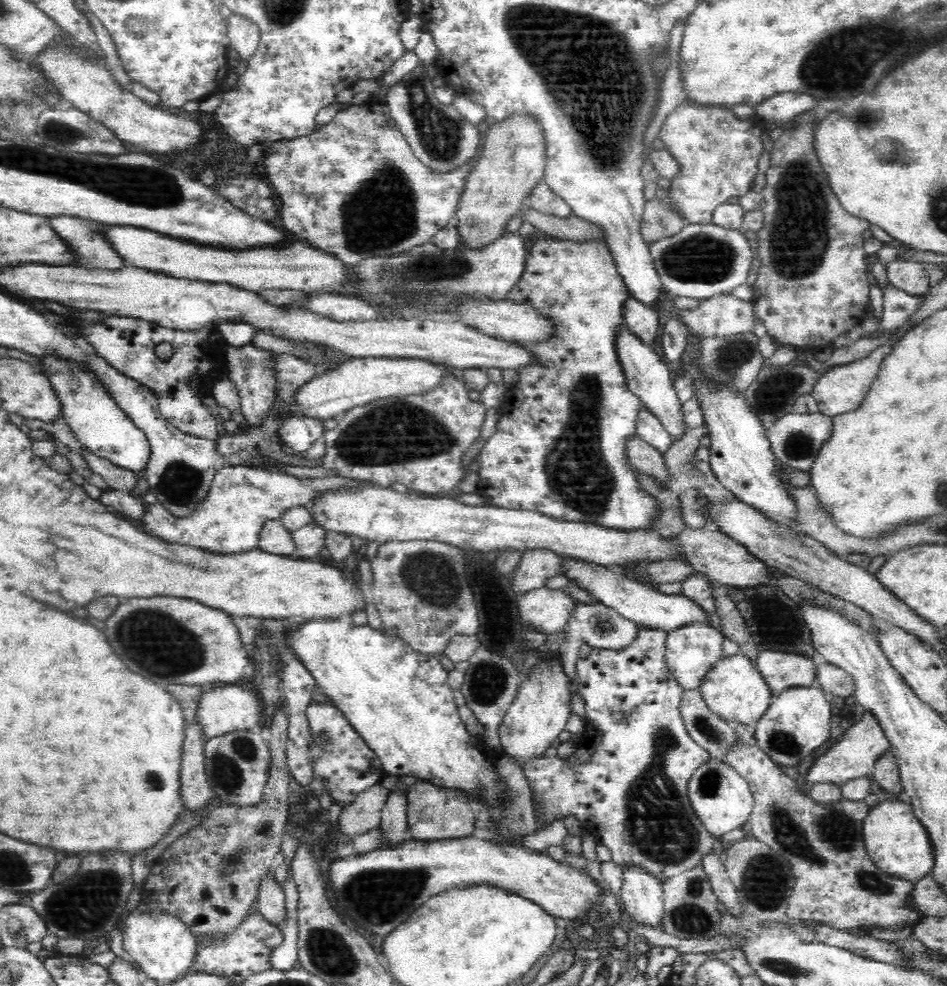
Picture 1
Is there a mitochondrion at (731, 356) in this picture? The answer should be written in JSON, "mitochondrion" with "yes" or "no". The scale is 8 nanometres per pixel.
{"mitochondrion":"yes"}

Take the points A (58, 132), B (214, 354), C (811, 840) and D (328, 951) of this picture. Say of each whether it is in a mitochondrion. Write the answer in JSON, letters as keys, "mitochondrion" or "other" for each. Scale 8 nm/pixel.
{"A":"mitochondrion","B":"other","C":"mitochondrion","D":"mitochondrion"}

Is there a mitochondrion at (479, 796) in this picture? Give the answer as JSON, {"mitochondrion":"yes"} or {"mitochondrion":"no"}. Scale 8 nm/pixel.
{"mitochondrion":"no"}

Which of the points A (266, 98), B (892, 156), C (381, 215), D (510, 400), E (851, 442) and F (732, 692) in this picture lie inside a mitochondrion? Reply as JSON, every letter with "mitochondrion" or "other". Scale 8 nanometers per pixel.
{"A":"other","B":"mitochondrion","C":"mitochondrion","D":"other","E":"other","F":"other"}

